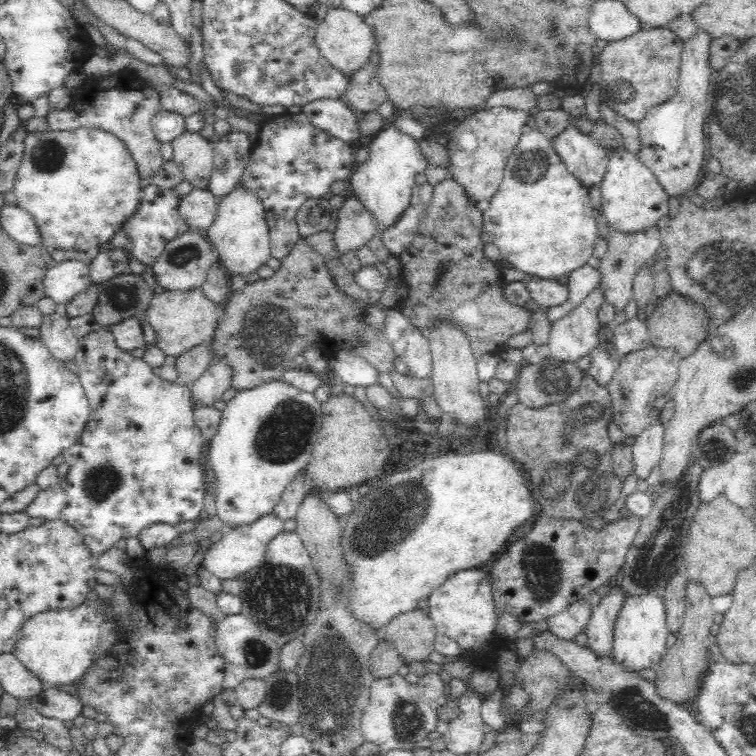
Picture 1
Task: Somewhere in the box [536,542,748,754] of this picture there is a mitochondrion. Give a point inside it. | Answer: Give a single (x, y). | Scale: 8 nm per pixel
(641, 711)

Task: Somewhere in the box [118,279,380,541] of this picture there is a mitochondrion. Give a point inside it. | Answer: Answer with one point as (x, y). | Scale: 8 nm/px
(266, 332)

